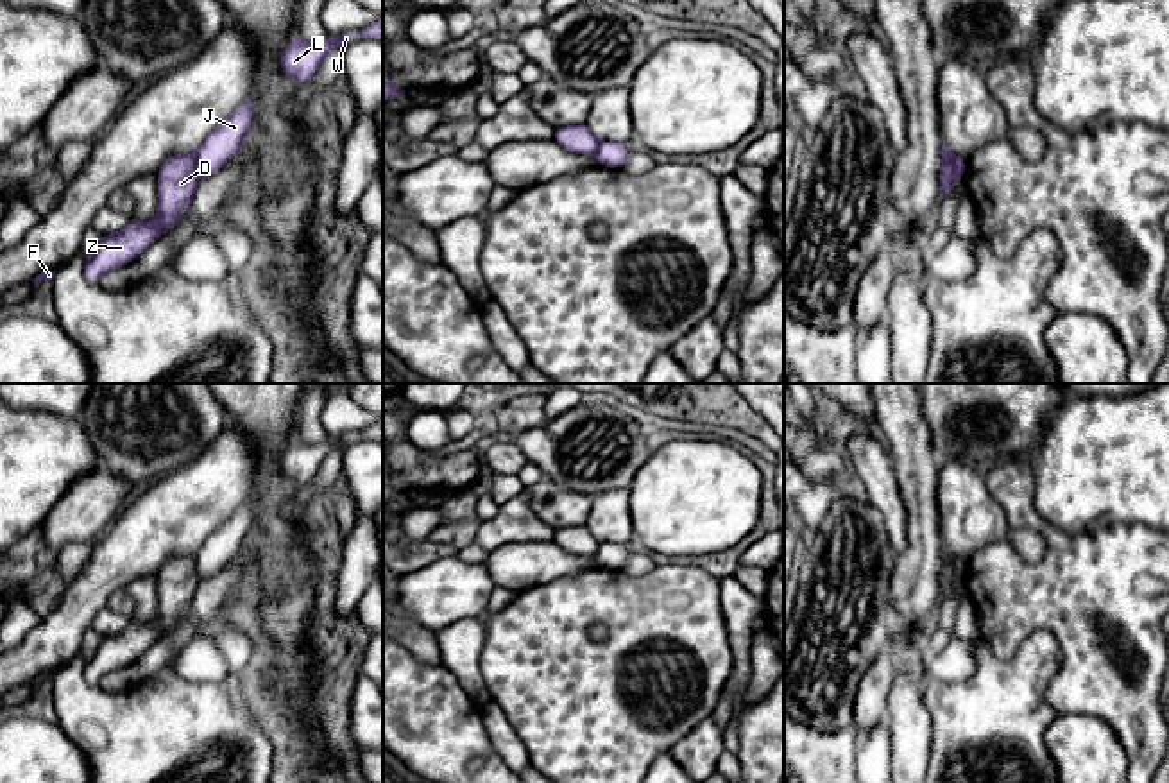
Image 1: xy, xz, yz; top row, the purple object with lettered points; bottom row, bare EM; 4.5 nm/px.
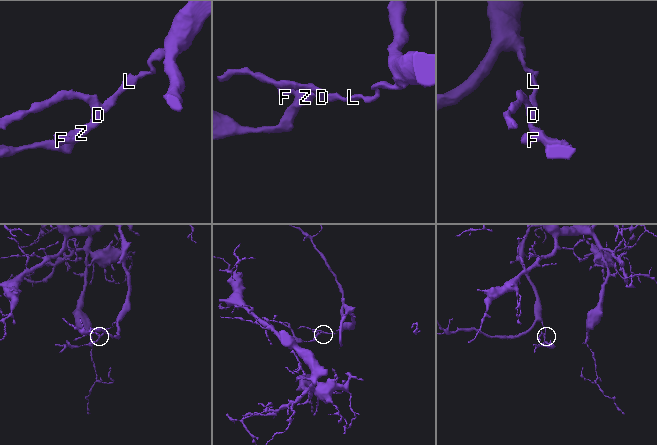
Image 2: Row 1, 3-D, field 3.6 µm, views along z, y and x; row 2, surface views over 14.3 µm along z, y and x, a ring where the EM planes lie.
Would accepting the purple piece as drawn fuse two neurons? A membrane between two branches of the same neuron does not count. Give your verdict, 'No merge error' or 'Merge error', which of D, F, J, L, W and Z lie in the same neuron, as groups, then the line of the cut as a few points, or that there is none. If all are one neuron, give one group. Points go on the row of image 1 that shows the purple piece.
Merge error. Groups: D F Z / J L W. Split along yz (949, 153), (951, 165), (962, 174)

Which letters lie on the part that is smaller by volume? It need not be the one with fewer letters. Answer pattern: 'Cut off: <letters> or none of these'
Cut off: D, F, Z

